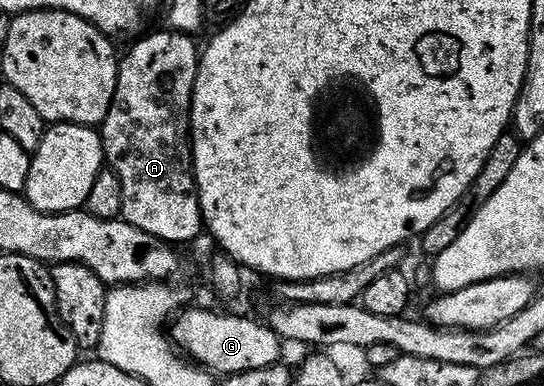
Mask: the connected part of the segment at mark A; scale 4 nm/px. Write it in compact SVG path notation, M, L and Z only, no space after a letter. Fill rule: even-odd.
M165 30L166 32L150 32L143 40L138 40L127 50L118 62L118 77L116 90L112 94L112 102L108 106L108 114L102 119L100 135L102 138L102 154L105 163L120 178L120 194L122 195L121 219L132 226L144 230L155 236L157 240L164 240L171 245L178 246L181 240L190 240L199 231L203 231L202 211L198 205L198 189L194 187L194 169L192 167L192 149L190 146L190 103L192 102L192 86L196 82L196 70L200 55L199 45L194 45L195 37L189 32Z

